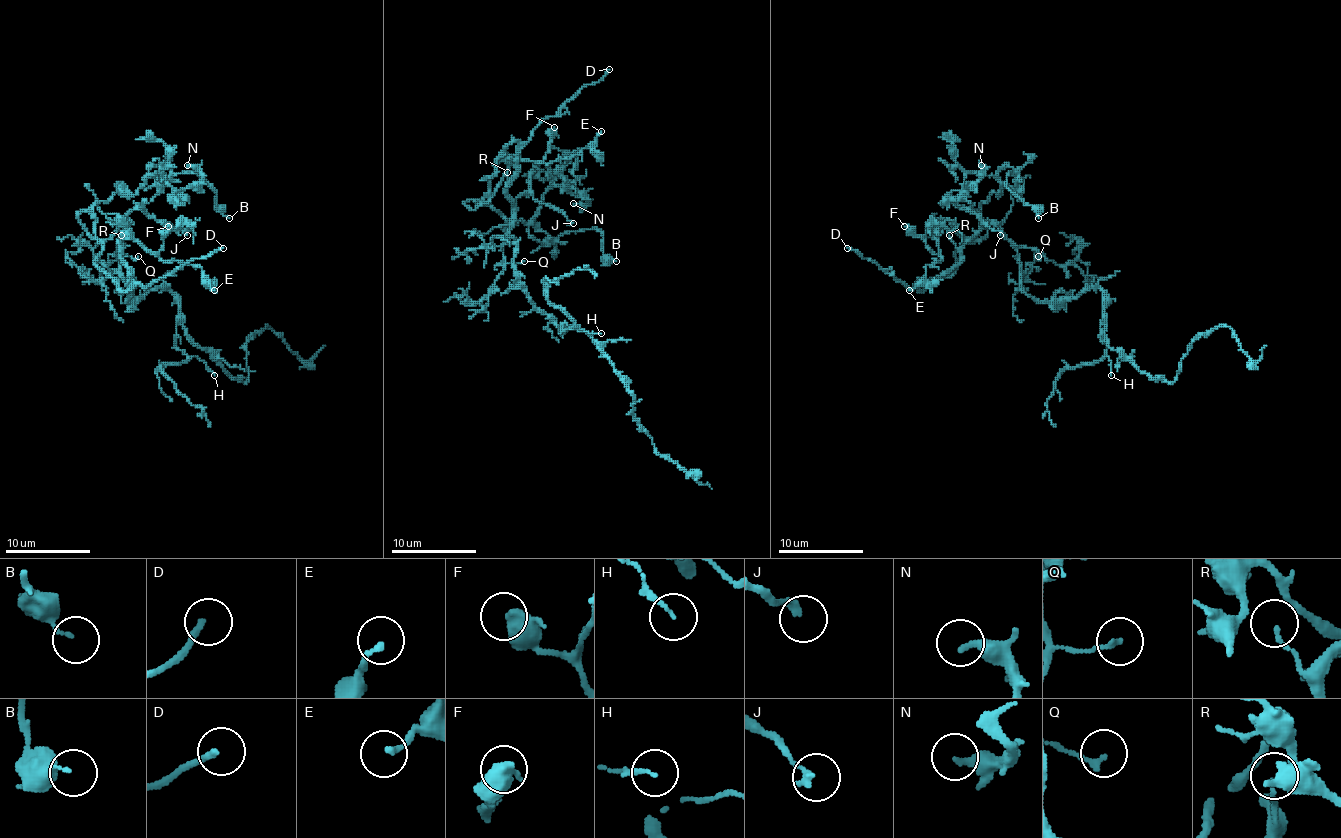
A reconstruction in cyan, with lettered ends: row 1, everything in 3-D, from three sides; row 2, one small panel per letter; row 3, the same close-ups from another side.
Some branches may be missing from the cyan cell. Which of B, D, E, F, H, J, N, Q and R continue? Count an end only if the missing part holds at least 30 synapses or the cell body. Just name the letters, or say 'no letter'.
D

